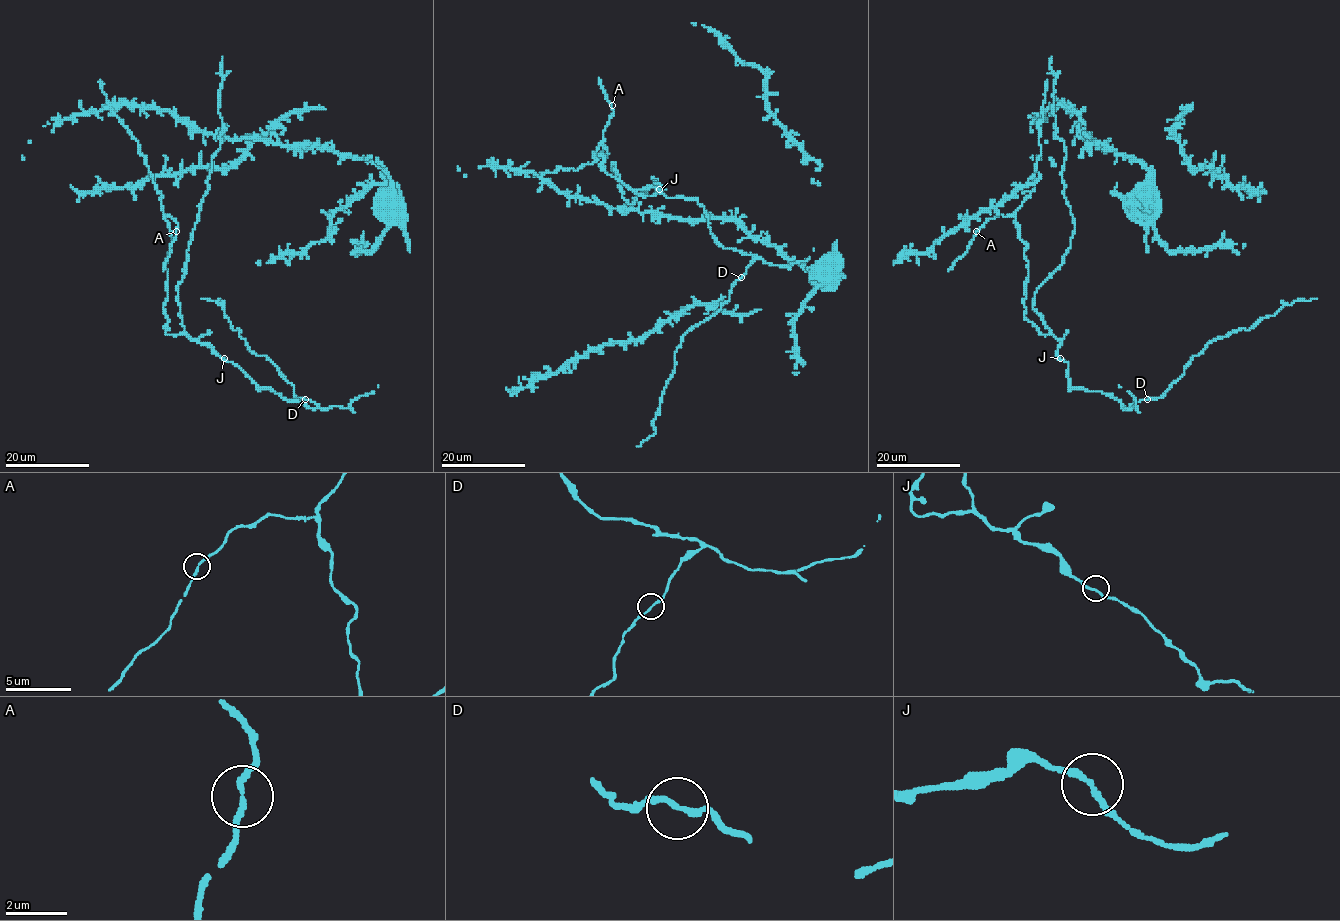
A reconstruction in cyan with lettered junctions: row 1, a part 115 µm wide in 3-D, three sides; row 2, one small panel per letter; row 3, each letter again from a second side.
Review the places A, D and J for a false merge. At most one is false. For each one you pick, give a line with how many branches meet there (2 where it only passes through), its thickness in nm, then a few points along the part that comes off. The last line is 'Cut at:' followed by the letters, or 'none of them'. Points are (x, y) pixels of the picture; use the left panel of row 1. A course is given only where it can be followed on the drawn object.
Cut at: none of them

